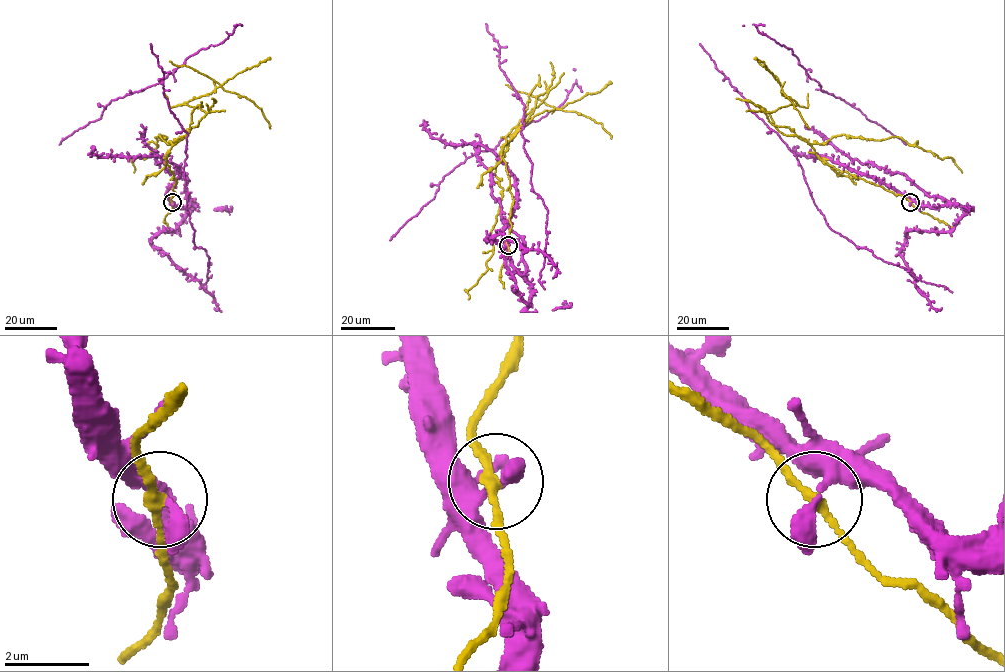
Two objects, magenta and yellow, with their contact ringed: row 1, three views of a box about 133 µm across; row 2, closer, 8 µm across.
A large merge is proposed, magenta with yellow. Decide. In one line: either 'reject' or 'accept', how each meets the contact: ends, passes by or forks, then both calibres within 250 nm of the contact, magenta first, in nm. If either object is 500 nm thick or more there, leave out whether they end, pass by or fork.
reject; magenta passes by; yellow passes by; 280 nm thick on the magenta side, 200 nm on the other

